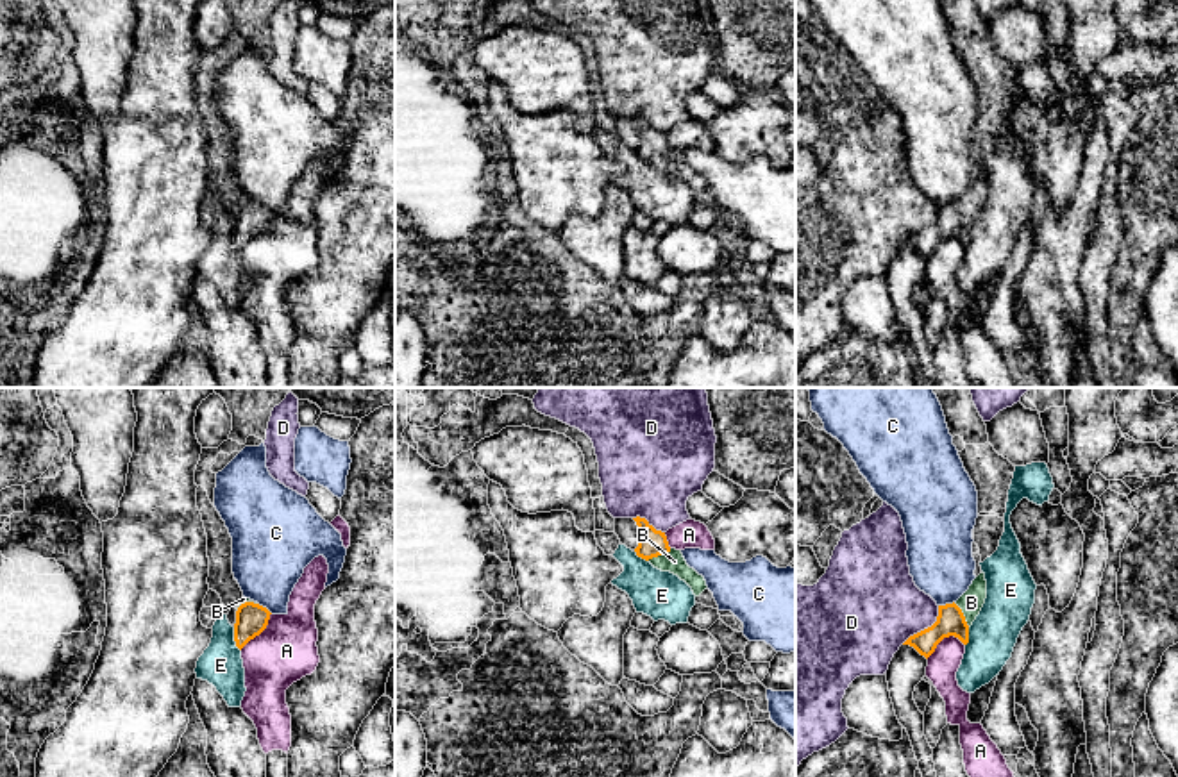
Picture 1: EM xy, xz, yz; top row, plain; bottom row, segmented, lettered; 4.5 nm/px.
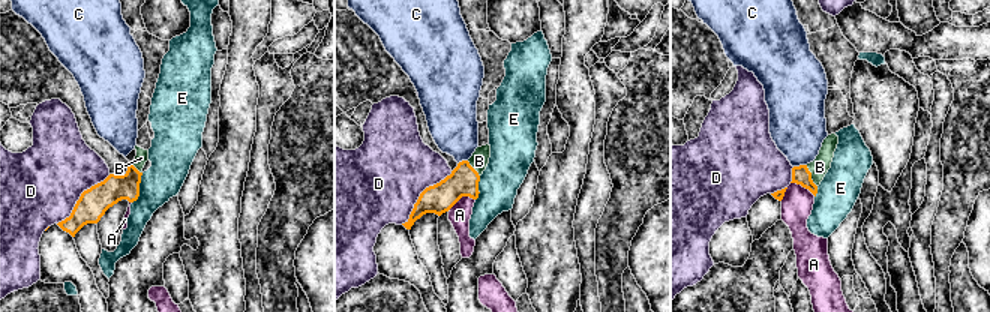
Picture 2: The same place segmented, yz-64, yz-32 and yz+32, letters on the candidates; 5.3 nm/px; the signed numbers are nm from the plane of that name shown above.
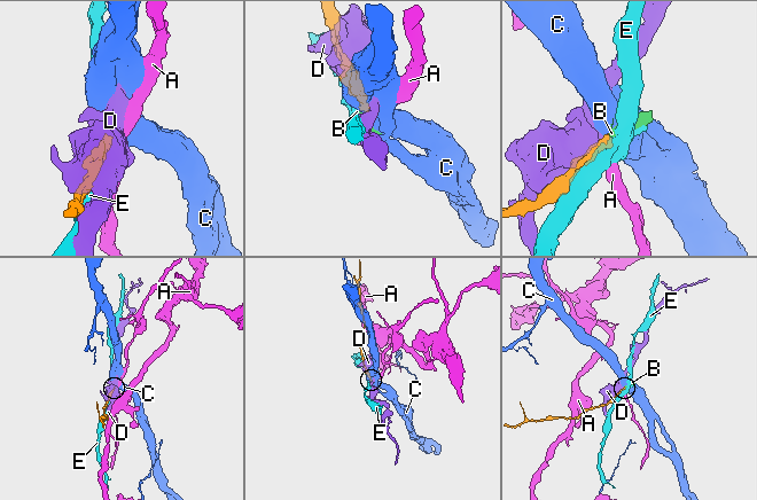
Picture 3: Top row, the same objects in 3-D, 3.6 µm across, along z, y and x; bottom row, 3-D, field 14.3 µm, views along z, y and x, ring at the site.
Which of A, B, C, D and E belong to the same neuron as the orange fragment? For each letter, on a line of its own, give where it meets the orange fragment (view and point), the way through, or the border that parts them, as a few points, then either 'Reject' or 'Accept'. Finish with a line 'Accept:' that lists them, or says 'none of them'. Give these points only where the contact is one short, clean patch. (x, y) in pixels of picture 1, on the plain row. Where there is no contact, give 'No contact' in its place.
A: Touches orange at yz (944, 236). Boundary: yz (964, 243), (946, 236), (926, 258). Reject
B: Touches orange at xz (658, 154). Path across: xz (653, 143), (658, 154), (674, 161). Accept
C: Touches orange at yz (946, 204). Boundary: yz (953, 200), (939, 206). Reject
D: Touches orange at yz (925, 229). Reject
E: Touches orange at xy (235, 240). Reject
Accept: B

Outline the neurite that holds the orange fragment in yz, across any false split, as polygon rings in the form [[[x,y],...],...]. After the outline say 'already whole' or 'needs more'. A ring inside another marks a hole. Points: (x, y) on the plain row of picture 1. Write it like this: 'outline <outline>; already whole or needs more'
outline [[[981,171],[956,202],[938,205],[938,216],[931,227],[910,236],[903,245],[913,246],[926,259],[935,252],[944,238],[955,236],[967,245],[969,227],[980,214],[985,198],[987,180]]]; needs more

